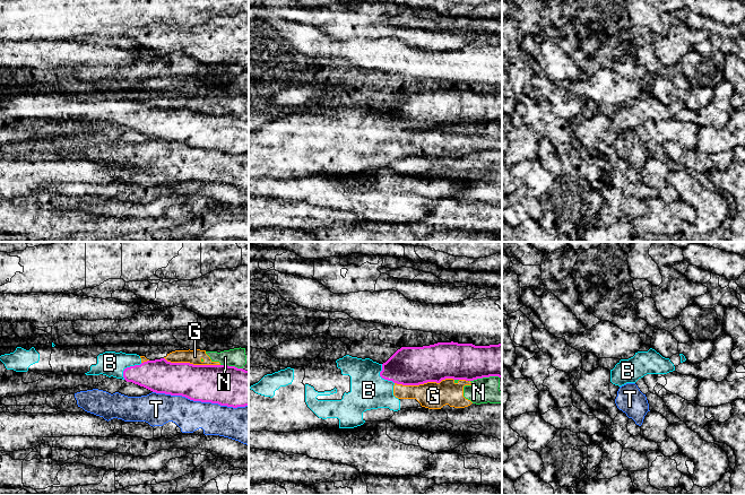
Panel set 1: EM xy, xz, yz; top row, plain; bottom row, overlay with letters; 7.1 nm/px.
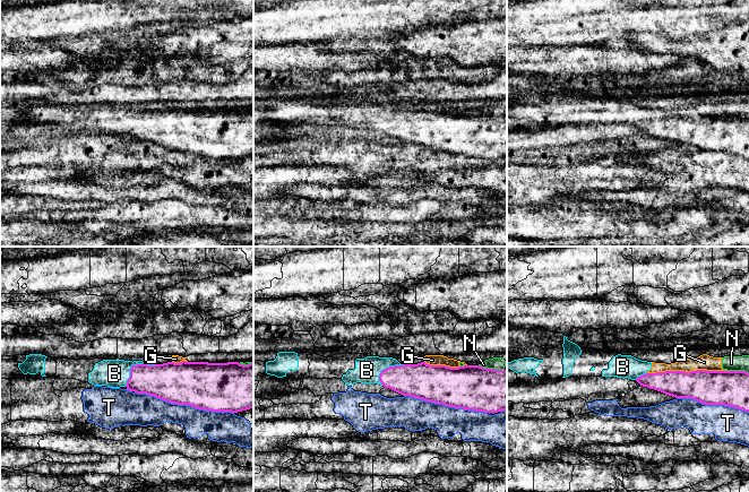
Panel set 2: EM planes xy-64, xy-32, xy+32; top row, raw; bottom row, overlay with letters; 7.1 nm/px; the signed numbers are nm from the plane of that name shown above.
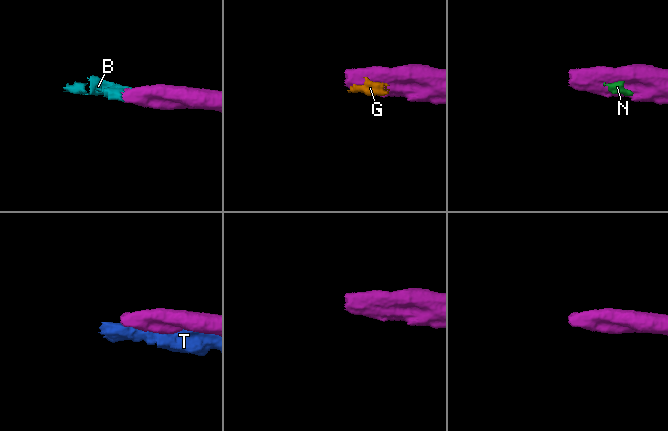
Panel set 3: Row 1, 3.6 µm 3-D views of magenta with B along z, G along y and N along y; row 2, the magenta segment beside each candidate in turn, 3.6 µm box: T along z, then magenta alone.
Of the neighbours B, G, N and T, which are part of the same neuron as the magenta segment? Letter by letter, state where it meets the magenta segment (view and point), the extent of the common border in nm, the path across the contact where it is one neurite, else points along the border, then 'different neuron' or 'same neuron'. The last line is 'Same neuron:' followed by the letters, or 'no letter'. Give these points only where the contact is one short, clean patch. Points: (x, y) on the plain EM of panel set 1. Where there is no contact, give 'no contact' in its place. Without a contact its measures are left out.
B: xy (128, 114) | 180 nm | across xy (161, 123), (138, 120), (128, 114), (110, 110) | same neuron
G: xz (424, 129) | 420 nm | different neuron
N: xz (484, 123) | 220 nm | along xz (499, 123), (483, 123), (470, 128) | different neuron
T: xy (200, 147) | 700 nm | different neuron
Same neuron: B

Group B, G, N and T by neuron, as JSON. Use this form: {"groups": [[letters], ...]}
{"groups": [["B"], ["G", "N"], ["T"]]}

